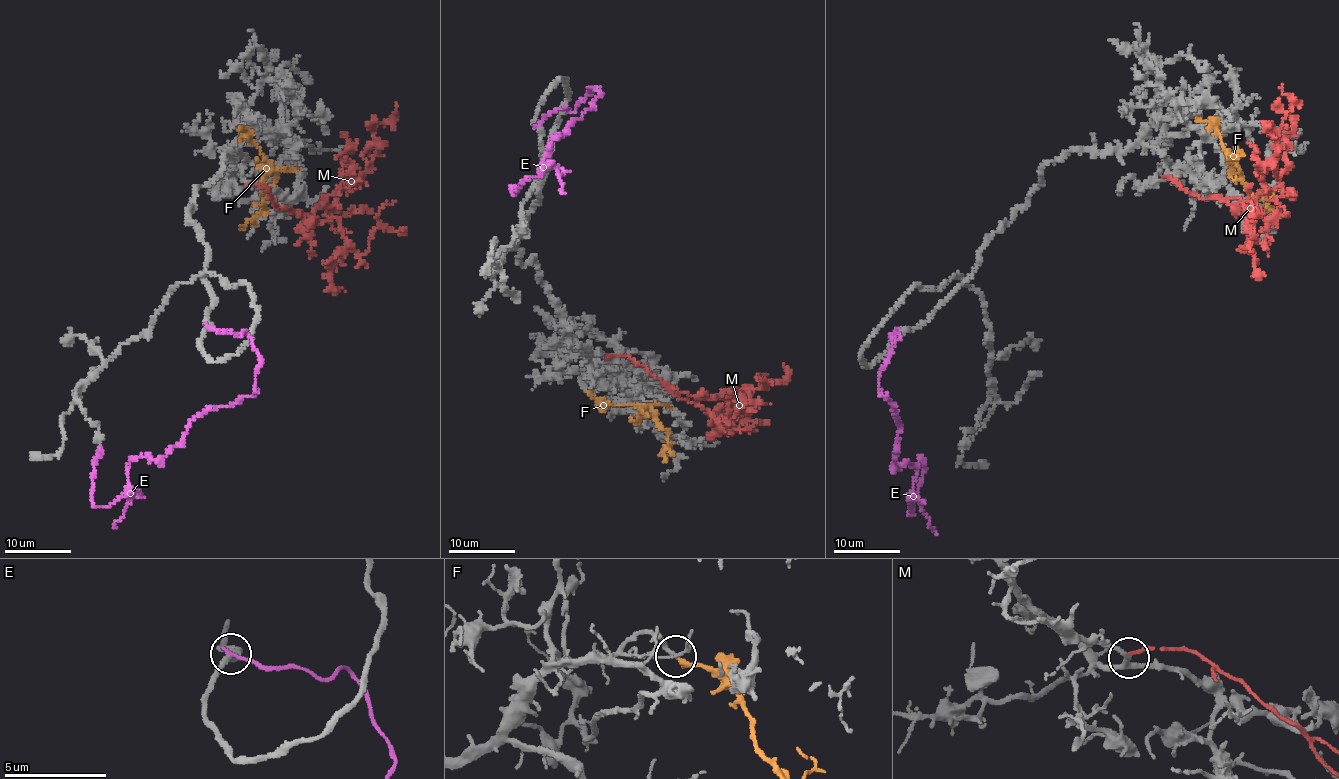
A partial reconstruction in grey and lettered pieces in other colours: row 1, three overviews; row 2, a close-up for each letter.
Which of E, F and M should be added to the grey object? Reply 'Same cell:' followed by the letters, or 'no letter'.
Same cell: F

